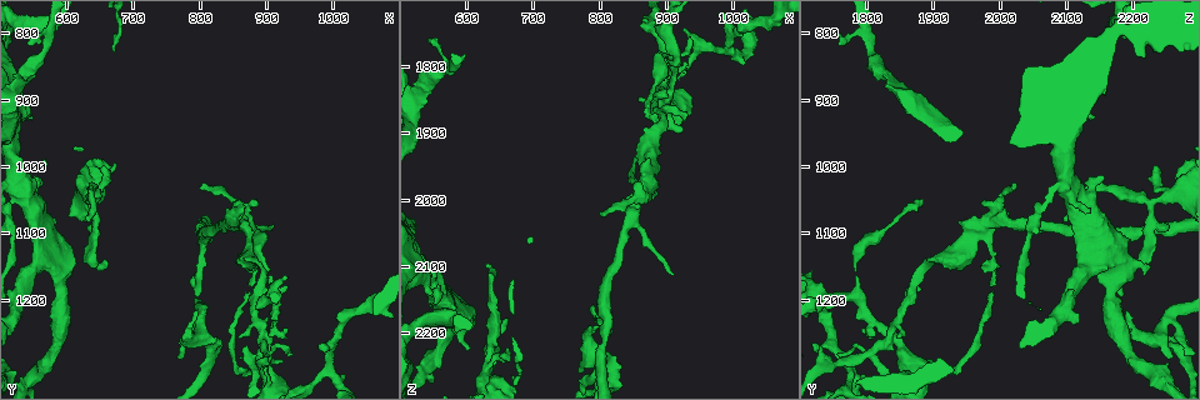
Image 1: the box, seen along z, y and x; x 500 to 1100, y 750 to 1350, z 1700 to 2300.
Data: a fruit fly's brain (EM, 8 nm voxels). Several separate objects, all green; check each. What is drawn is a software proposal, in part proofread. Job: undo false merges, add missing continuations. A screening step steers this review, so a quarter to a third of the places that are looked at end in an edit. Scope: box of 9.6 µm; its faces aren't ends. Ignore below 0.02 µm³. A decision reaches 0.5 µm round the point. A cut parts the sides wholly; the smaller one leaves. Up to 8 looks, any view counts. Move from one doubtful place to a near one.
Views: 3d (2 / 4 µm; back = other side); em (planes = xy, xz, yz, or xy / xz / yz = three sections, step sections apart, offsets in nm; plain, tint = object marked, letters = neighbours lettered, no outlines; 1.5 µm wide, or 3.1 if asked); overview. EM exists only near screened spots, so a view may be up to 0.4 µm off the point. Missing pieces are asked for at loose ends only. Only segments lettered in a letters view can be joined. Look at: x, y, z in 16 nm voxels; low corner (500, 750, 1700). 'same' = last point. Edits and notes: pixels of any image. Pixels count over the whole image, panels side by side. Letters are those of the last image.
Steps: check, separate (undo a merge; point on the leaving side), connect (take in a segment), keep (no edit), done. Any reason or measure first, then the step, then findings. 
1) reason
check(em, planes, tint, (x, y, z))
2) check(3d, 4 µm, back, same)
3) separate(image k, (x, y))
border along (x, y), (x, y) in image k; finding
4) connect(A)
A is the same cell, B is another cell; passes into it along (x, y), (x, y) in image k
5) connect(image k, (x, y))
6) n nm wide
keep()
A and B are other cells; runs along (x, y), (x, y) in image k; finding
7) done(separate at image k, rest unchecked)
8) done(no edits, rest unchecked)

thin neck
check(3d, 4 µm, (860, 1080, 1995))

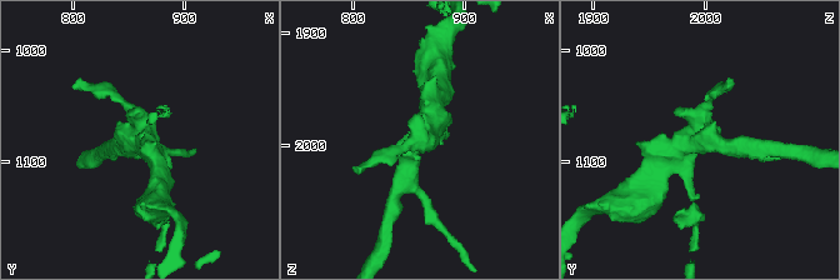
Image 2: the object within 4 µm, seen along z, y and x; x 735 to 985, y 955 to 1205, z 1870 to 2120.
check(em, planes, letters, (864, 1082, 1990))

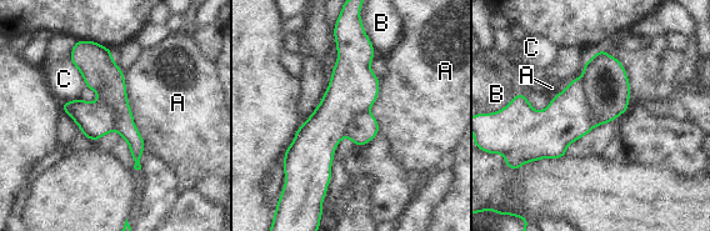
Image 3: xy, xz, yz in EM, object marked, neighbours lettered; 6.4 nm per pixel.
A touches over 500 nm
separate(image 3, (568, 117))
A, B and C are other cells; the part that leaves runs along (350, 41), (321, 187) in image 3; two cells meet here

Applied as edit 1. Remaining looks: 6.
check(overview)

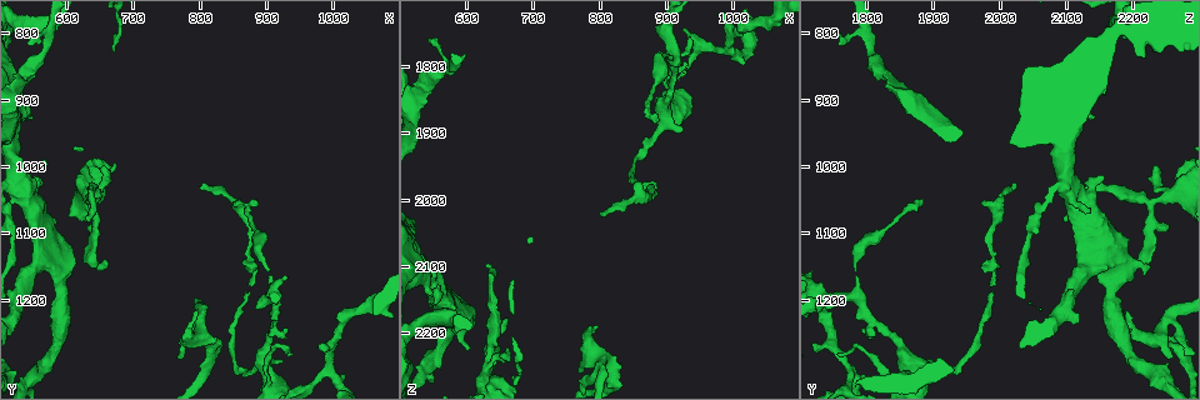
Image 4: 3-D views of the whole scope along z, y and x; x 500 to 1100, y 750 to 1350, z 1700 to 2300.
thin end
check(3d, 2 µm, (885, 1045, 1885))

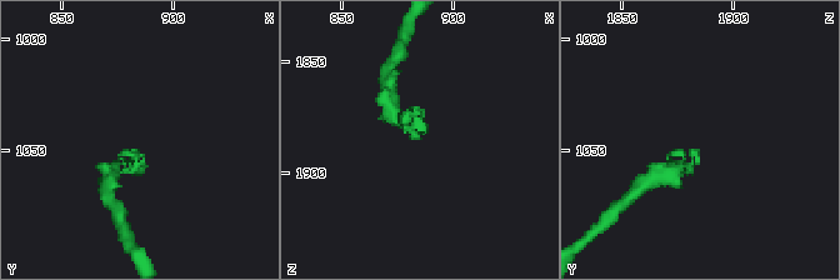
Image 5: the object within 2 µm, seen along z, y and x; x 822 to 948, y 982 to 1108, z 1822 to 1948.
check(em, planes, tint, (883, 1050, 1884))

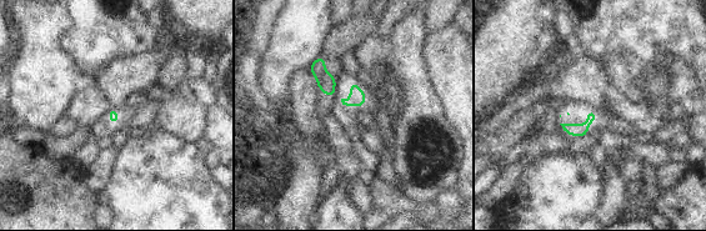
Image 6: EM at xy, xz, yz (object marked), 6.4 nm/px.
check(em, planes, letters, same)

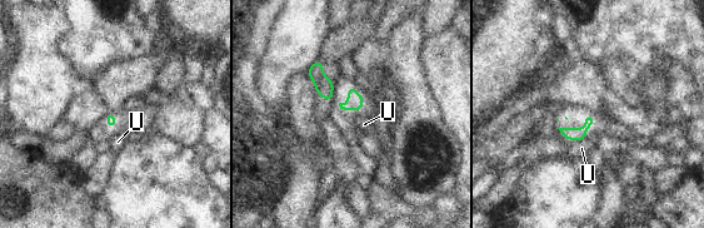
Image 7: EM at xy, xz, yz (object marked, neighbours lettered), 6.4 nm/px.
keep()
U is another cell; none of them fits

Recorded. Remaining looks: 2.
thin end
check(3d, 2 µm, (875, 1190, 1985))

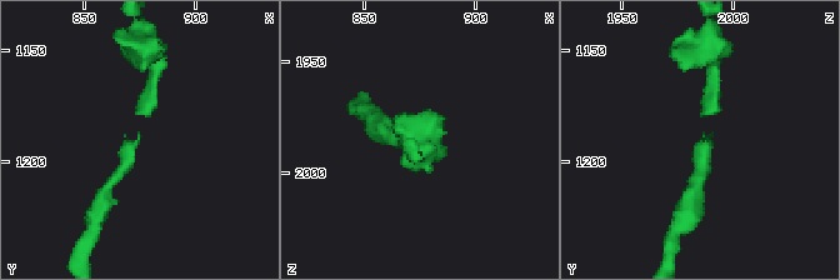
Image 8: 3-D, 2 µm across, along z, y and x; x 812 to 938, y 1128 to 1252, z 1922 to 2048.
need the tissue
check(em, planes, letters, (874, 1189, 1990))

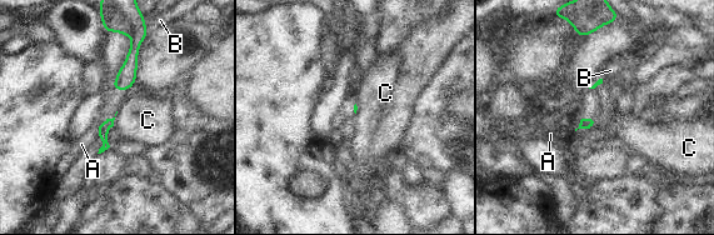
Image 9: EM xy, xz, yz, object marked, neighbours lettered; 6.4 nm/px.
keep()
A, B and C are other cells; none of them fits

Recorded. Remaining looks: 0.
done(separate at image 3, rest unchecked)

